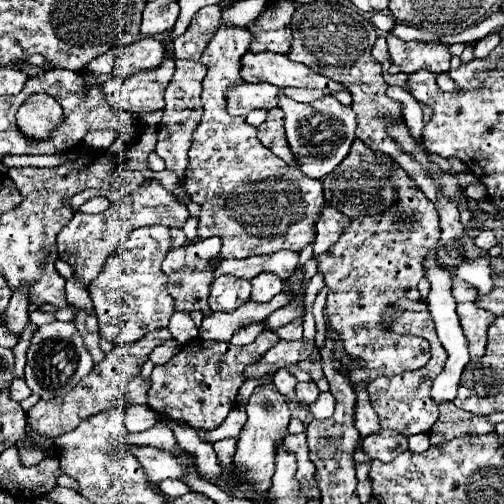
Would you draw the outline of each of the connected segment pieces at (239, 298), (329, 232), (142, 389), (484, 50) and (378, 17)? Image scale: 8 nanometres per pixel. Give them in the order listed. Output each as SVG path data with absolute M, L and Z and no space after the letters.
M227 274L215 278L209 296L213 312L233 312L247 300L251 300L251 280Z
M327 206L317 222L317 240L313 244L315 248L315 256L321 256L323 252L327 252L333 242L341 236L343 228L349 224L349 218L343 216L343 212L339 212L333 206Z
M141 374L135 376L125 388L125 402L127 404L147 404L147 390L149 386L141 380Z
M491 32L475 44L475 58L485 58L499 44L499 34Z
M373 12L371 14L371 22L373 26L377 26L381 32L389 32L395 24L395 18L389 16L389 14L383 14L383 12Z

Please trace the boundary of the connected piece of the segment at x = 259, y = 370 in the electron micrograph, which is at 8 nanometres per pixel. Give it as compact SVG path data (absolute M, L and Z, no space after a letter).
M301 338L301 340L295 340L295 342L281 340L271 350L267 350L261 356L261 360L249 364L249 368L243 372L243 378L245 380L265 378L265 376L269 376L271 372L275 372L283 366L297 364L297 362L305 360L313 350L315 350L315 340L309 340L309 338Z

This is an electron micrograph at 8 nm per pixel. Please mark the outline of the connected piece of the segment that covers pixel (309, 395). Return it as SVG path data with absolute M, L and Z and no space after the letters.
M297 382L295 386L295 394L297 394L297 400L305 406L311 406L317 396L319 396L319 388L315 382Z

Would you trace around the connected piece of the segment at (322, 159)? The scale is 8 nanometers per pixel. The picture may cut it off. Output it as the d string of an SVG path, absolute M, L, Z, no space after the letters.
M281 94L281 106L285 112L285 136L287 142L297 156L297 166L313 178L327 176L347 154L351 148L351 142L355 140L355 112L351 106L343 106L333 94L325 94L323 98L301 104L295 100L289 100Z

